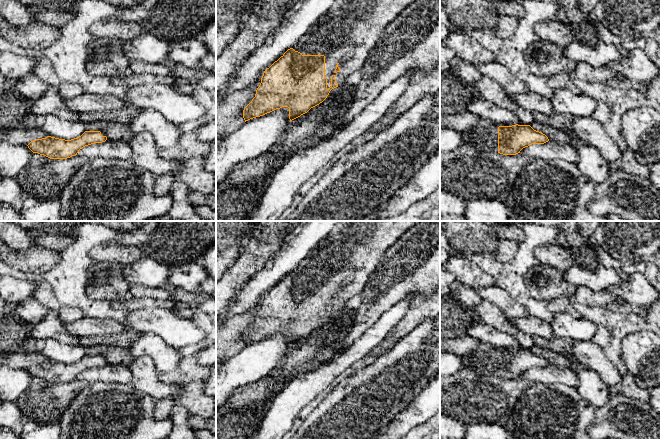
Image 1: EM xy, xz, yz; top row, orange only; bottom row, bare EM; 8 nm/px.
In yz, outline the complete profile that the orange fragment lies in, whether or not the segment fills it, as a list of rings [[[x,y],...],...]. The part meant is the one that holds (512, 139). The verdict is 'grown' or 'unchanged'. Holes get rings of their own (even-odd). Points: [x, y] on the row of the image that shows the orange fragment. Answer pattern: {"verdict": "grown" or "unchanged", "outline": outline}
{"verdict": "grown", "outline": [[[482,118],[462,135],[468,148],[492,150],[503,155],[516,155],[529,145],[549,141],[545,134],[530,125],[492,123]]]}

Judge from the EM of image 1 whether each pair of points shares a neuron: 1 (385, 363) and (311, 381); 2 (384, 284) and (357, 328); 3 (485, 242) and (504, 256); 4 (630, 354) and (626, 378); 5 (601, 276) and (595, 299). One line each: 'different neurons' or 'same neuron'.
1: different neurons
2: same neuron
3: different neurons
4: different neurons
5: different neurons

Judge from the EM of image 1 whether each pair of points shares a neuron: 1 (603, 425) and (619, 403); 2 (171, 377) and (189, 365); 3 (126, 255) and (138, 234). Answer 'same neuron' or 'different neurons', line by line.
1: same neuron
2: same neuron
3: different neurons

